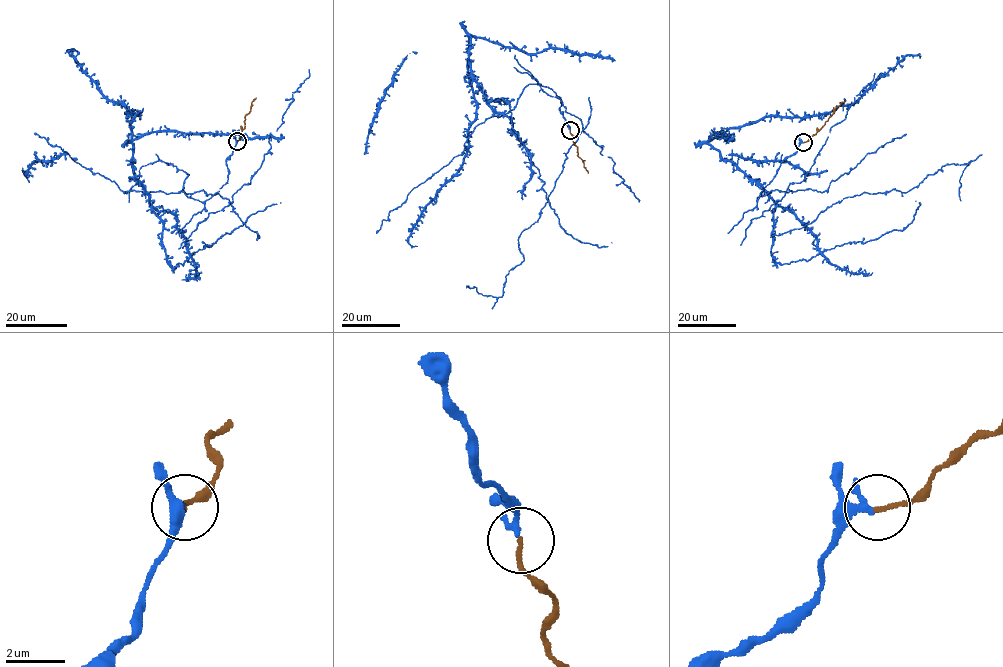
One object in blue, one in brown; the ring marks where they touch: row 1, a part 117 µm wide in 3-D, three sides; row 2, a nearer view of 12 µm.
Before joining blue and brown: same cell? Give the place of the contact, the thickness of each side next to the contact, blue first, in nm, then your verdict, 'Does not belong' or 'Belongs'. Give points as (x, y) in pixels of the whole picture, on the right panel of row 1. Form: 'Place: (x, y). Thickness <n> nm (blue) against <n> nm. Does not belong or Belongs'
Place: (803, 142). Thickness 200 nm (blue) against 140 nm. Belongs

